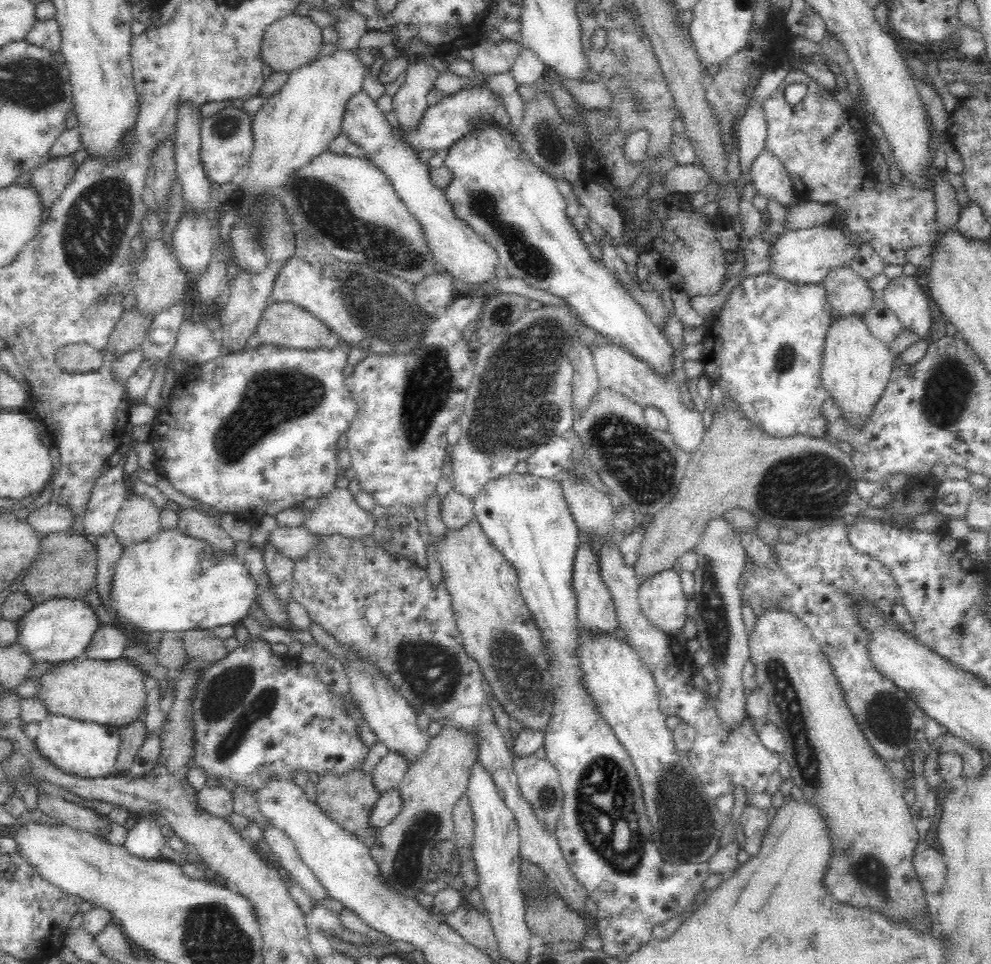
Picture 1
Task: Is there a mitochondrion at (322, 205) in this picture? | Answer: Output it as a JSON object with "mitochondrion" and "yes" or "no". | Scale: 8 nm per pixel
{"mitochondrion":"yes"}

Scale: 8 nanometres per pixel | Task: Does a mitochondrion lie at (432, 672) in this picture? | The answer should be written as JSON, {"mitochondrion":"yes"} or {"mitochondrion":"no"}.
{"mitochondrion":"yes"}

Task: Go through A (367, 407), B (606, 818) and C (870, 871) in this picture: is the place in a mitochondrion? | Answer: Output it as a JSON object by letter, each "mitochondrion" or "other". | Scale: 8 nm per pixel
{"A":"other","B":"mitochondrion","C":"mitochondrion"}

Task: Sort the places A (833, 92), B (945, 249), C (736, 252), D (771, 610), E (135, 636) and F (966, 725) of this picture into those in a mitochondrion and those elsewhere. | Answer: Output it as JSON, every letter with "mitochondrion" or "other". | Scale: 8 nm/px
{"A":"other","B":"other","C":"other","D":"other","E":"other","F":"other"}

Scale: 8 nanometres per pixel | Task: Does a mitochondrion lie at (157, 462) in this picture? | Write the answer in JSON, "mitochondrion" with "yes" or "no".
{"mitochondrion":"no"}

